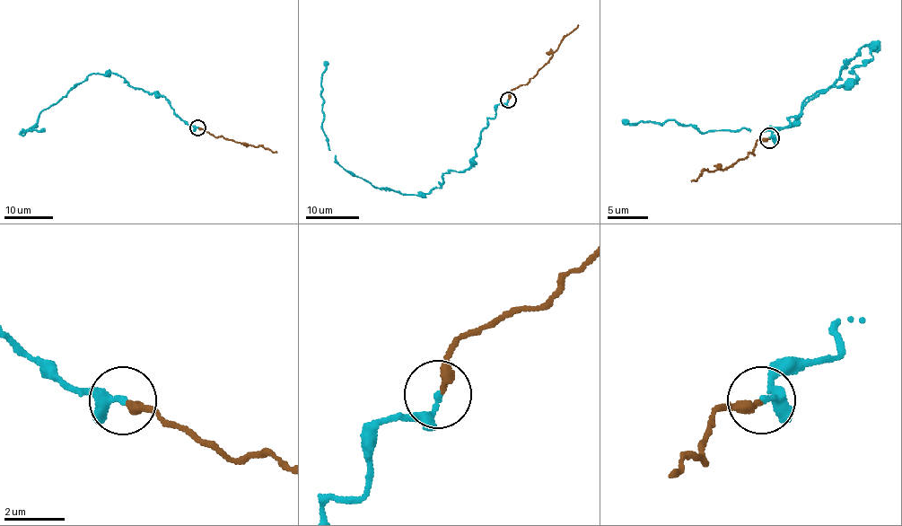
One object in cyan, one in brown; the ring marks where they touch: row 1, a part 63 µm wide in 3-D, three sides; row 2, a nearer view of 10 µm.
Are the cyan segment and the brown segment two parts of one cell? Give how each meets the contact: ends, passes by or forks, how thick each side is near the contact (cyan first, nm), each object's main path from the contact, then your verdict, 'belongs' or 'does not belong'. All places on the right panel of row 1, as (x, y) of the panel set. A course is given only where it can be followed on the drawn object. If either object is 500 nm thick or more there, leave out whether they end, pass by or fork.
cyan passes by; brown ends there; 180 nm thick on the cyan side, 320 nm on the other; cyan runs (768, 137), (830, 86), (853, 82), (875, 46), (863, 44), (796, 120), (775, 129), (622, 120); brown runs (769, 137), (758, 140), (753, 155), (739, 158), (724, 170), (704, 170), (692, 182); belongs

